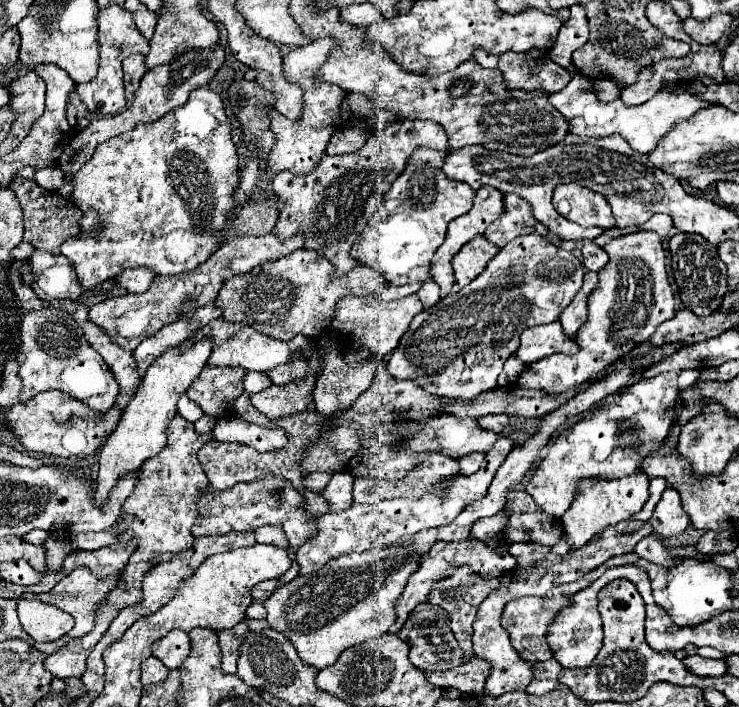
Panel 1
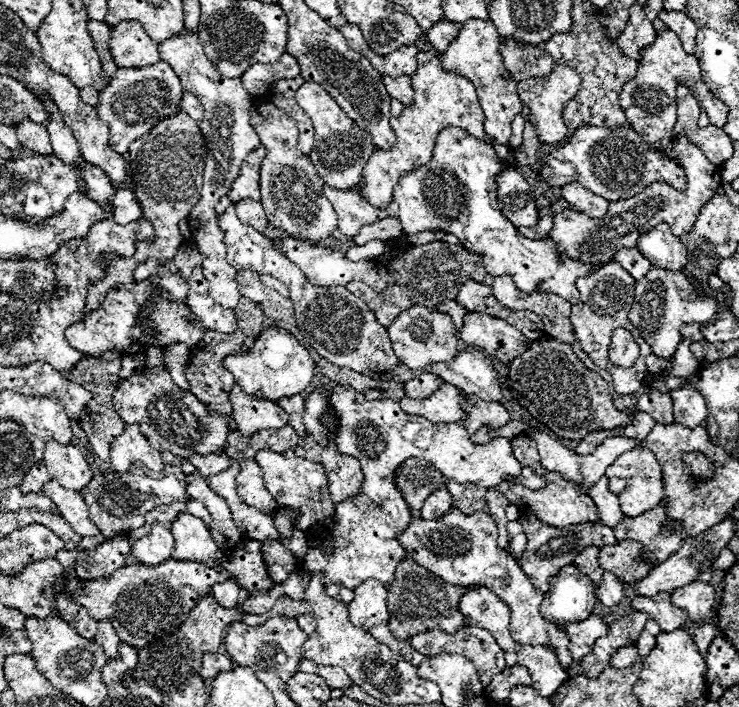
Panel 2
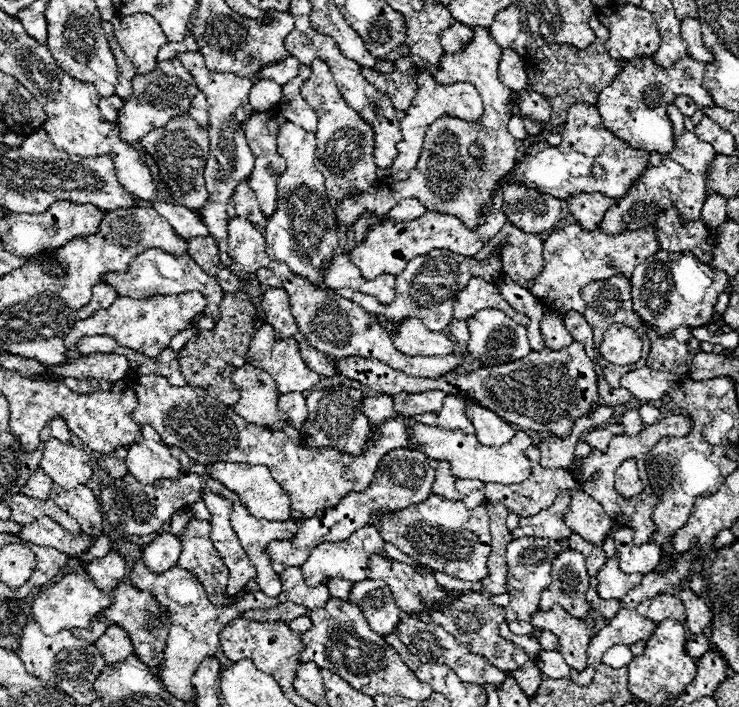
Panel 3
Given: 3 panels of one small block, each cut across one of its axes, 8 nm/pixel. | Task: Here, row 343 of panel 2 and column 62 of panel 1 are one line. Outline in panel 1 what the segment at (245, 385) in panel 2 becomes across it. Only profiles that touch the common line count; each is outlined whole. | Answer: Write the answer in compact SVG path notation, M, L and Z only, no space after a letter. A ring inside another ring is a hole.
M34 250L32 258L44 258L44 264L32 262L32 270L34 270L34 278L36 278L32 288L42 300L64 300L64 298L74 300L74 298L80 298L84 288L80 286L76 274L74 274L72 262L68 258L64 258L62 254L50 254L50 252L42 252L42 250Z

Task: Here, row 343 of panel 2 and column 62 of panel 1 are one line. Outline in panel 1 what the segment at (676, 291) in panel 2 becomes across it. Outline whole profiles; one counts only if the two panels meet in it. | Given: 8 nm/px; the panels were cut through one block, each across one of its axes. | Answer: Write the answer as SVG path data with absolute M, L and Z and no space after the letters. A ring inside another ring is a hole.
M174 416L170 426L168 426L168 442L164 446L164 450L160 454L156 454L154 458L146 460L140 472L140 480L136 484L136 490L126 498L126 504L122 506L122 514L134 514L136 520L124 530L120 532L120 540L126 542L130 538L138 538L138 548L136 552L130 556L120 582L116 584L116 588L112 588L104 600L104 604L100 608L96 608L96 624L94 628L80 636L70 640L66 646L62 646L60 650L56 650L54 654L50 654L44 660L44 668L48 668L48 672L52 672L52 676L56 678L70 678L70 676L82 676L86 670L86 658L92 652L92 648L96 646L96 642L100 640L100 636L106 632L106 628L110 626L110 622L116 618L116 614L120 612L120 608L132 606L136 602L140 602L140 586L142 586L142 578L144 574L152 568L150 558L154 554L164 554L164 552L182 552L186 548L192 546L194 536L190 532L198 512L196 512L196 500L200 496L204 496L204 492L208 490L210 482L204 476L204 470L196 458L198 450L212 438L212 434L208 436L198 436L194 432L194 426L190 422L186 422L182 416Z

